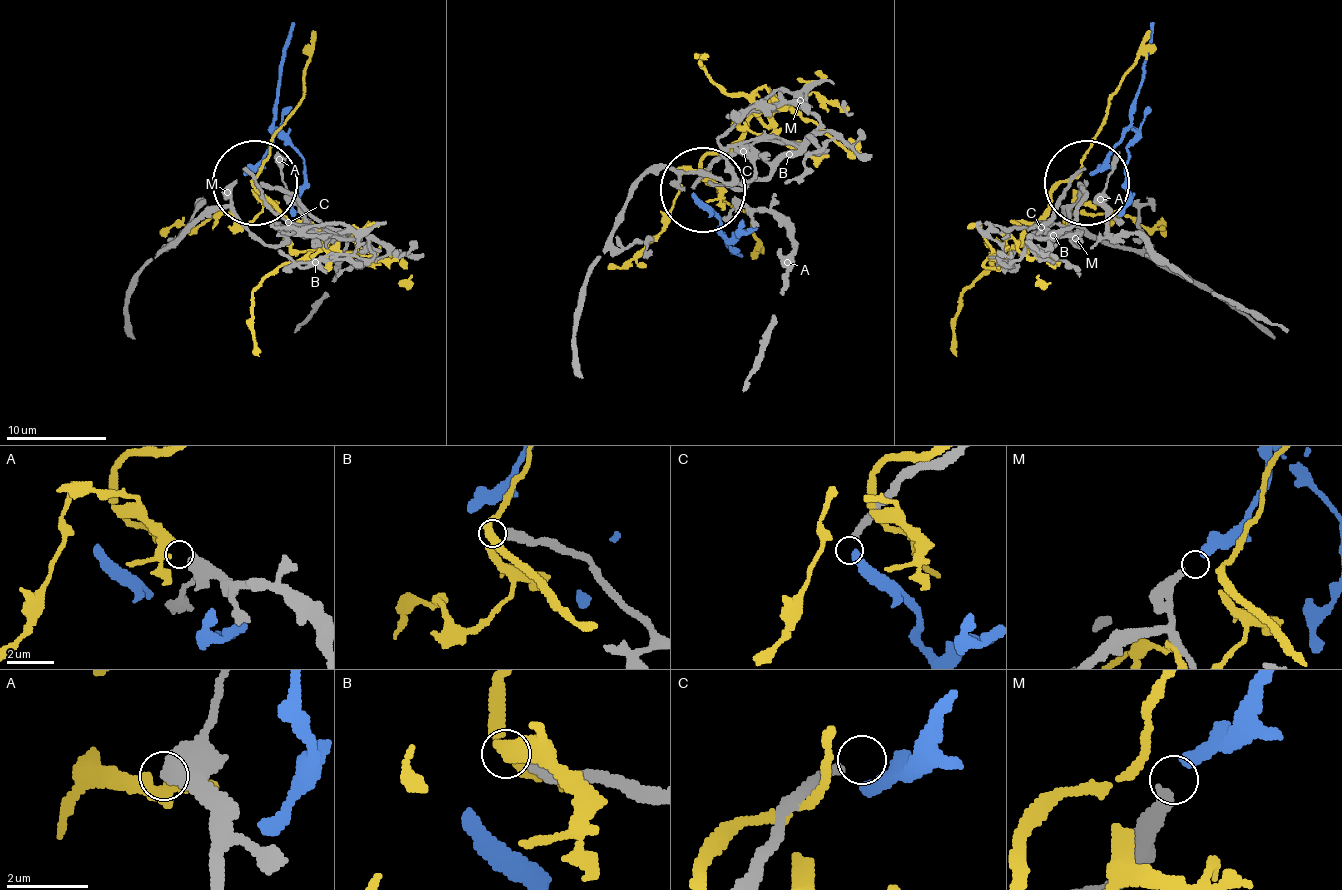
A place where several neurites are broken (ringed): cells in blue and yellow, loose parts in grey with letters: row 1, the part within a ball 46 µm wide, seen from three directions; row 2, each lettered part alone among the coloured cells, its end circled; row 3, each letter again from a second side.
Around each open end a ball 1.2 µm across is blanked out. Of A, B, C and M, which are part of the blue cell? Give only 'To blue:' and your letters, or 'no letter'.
To blue: M

